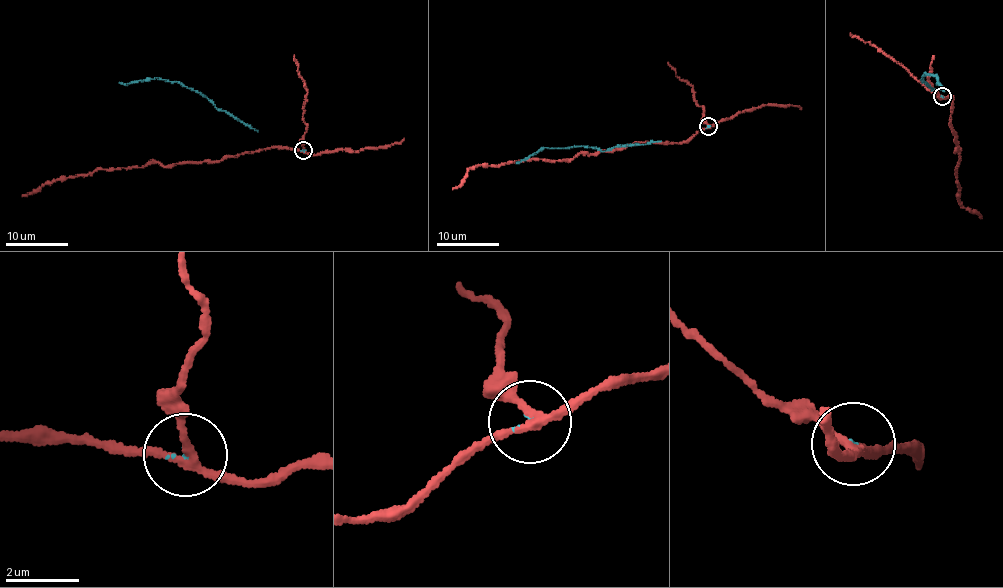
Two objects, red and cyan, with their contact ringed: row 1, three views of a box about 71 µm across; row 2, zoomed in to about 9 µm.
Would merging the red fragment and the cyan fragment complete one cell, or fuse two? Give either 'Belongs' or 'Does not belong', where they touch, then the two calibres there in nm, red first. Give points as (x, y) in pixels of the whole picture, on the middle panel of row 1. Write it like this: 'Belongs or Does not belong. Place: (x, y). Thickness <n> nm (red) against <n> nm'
Does not belong. Place: (708, 126). Thickness 200 nm (red) against 90 nm

